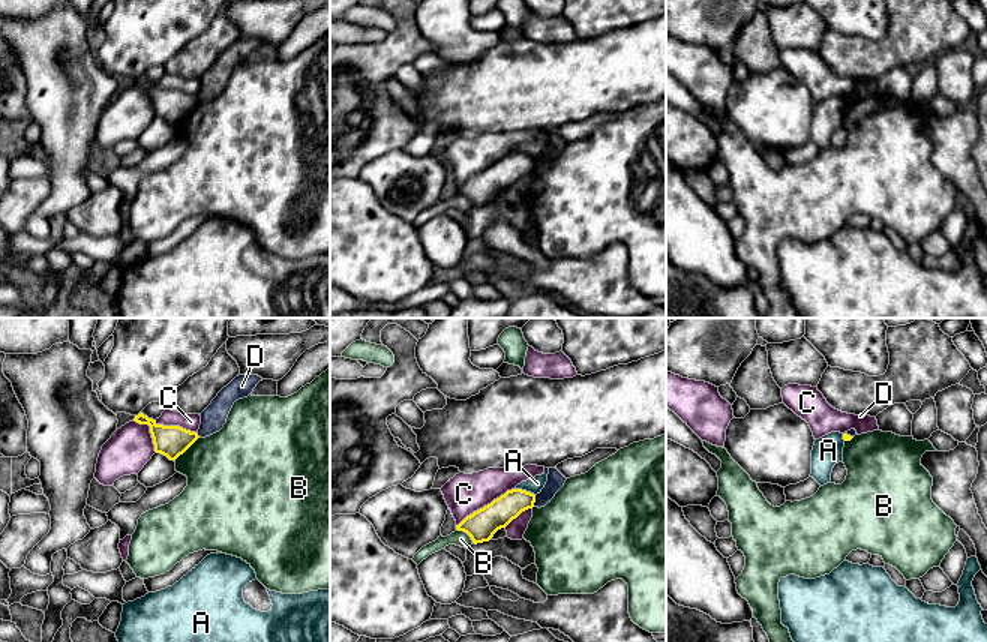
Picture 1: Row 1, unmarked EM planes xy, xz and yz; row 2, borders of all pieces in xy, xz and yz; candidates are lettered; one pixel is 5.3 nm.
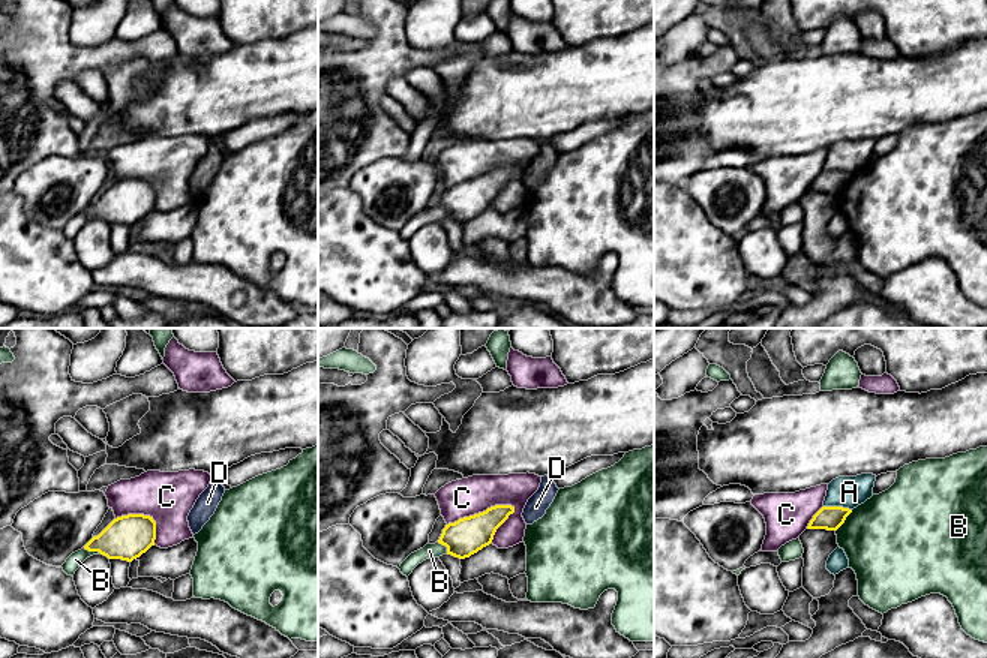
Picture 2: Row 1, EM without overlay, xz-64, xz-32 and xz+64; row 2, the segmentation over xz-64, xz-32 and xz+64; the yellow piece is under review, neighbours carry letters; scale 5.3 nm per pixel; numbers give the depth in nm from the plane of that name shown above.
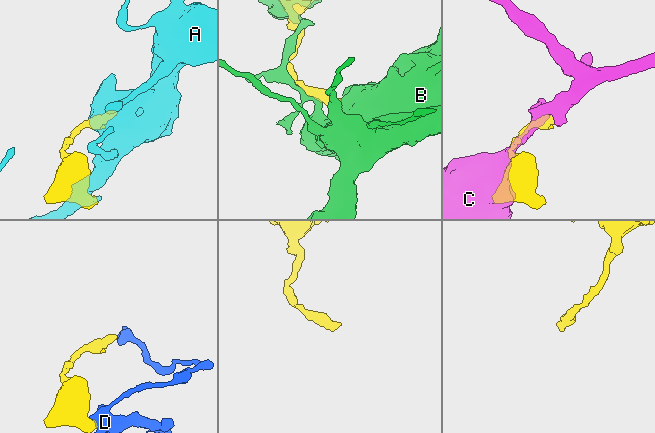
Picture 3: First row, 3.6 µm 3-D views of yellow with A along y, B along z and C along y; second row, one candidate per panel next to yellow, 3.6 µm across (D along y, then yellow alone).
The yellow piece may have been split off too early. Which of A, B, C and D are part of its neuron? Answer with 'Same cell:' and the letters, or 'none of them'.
Same cell: none of them

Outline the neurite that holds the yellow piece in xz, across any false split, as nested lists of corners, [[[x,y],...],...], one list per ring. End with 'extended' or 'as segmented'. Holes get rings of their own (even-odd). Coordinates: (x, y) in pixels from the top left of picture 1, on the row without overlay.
[[[522,153],[507,154],[490,168],[466,180],[459,189],[458,195],[466,196],[472,207],[489,206],[494,198],[506,192],[522,176],[532,172],[536,159]]]; as segmented

